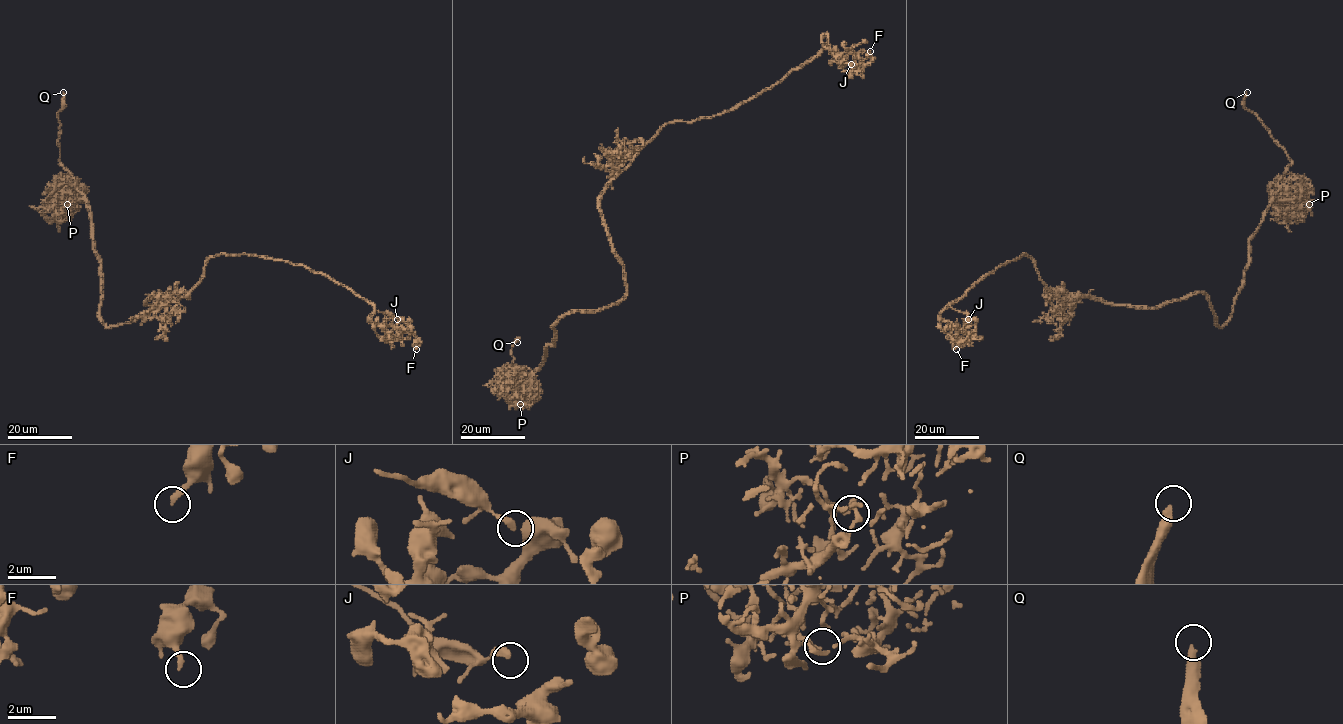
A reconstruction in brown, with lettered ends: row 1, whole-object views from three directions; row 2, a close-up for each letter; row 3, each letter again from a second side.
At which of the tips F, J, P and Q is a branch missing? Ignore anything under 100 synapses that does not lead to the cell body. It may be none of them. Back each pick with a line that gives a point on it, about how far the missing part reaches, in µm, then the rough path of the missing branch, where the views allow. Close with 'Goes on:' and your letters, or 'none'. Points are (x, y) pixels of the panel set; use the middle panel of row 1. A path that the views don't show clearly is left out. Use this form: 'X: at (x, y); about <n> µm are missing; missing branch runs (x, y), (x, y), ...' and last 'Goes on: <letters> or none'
Q: at (517, 342); about 40 µm are missing; missing branch runs (517, 342), (523, 336), (519, 326), (528, 316), (528, 308), (518, 295), (520, 278), (516, 272)
Goes on: Q

